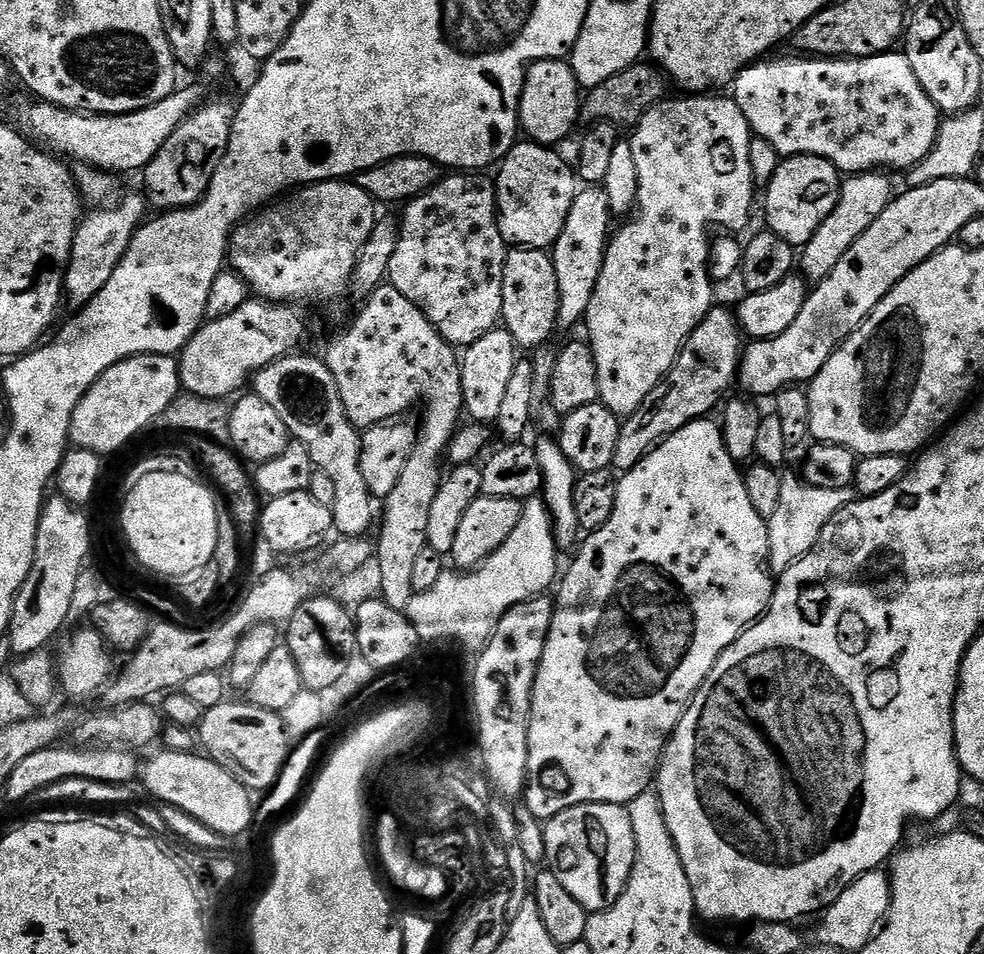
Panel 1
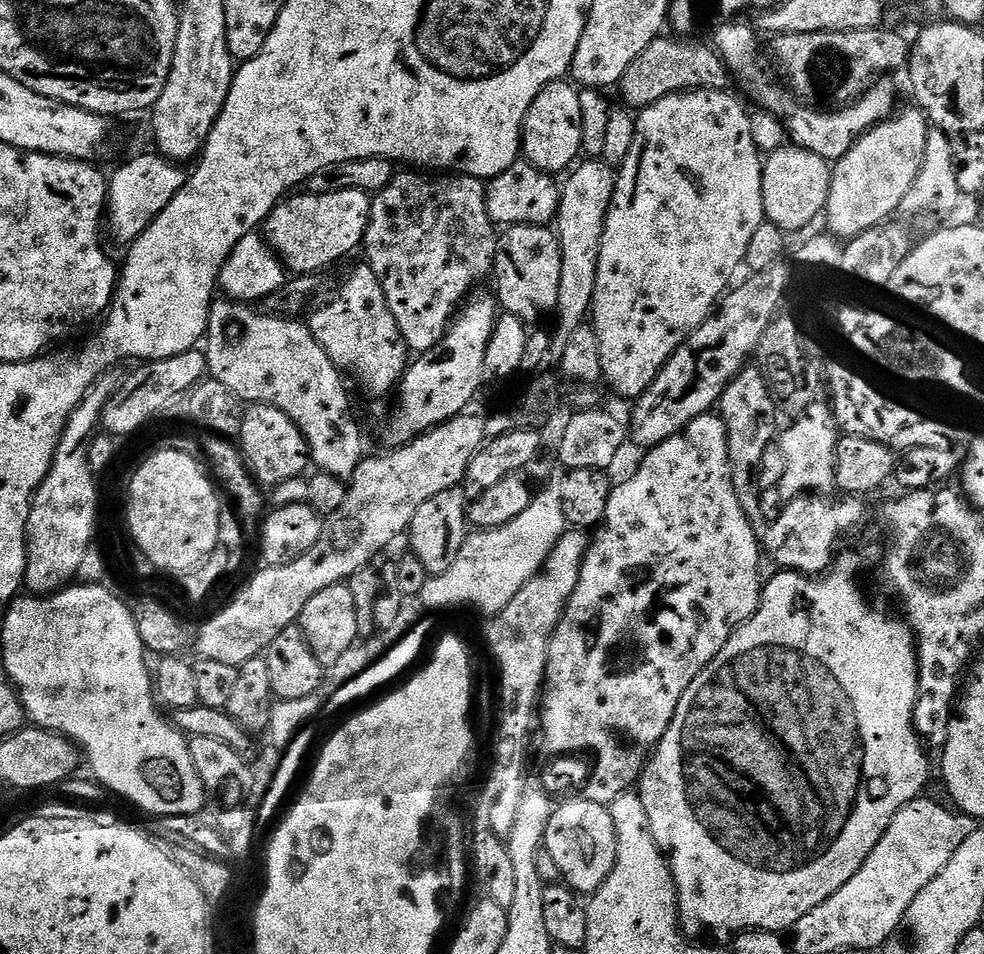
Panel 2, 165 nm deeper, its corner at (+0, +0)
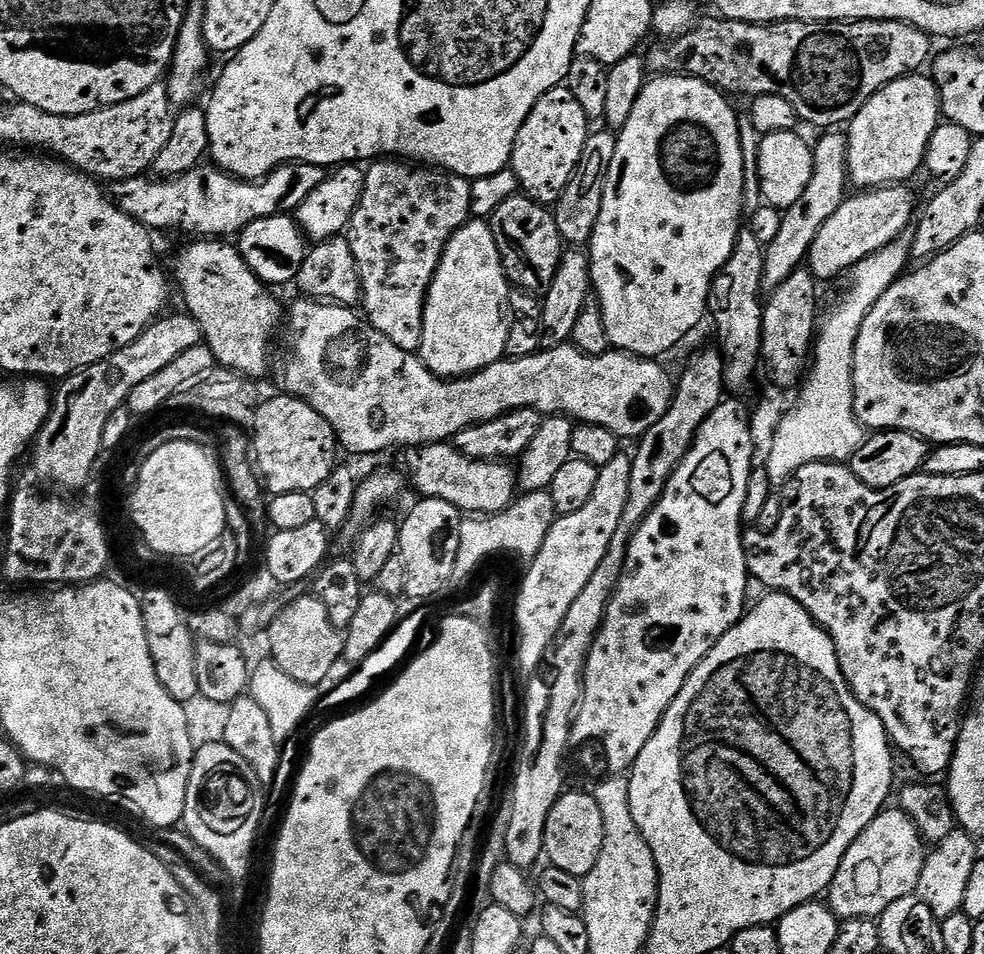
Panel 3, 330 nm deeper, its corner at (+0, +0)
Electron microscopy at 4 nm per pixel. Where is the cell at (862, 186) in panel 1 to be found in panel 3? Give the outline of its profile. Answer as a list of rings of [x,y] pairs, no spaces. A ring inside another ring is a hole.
[[[913,74],[890,82],[882,90],[875,92],[866,102],[866,106],[862,106],[862,110],[858,110],[856,117],[847,125],[849,181],[855,187],[857,184],[857,189],[860,190],[886,188],[908,182],[916,171],[924,168],[924,155],[930,142],[930,134],[934,134],[941,122],[940,95],[931,75]]]

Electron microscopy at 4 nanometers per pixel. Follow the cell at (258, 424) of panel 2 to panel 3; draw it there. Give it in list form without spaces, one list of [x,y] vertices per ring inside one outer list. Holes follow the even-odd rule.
[[[279,394],[273,400],[265,399],[254,418],[254,426],[250,430],[250,443],[254,453],[254,463],[262,477],[262,483],[272,496],[278,494],[294,494],[295,492],[315,492],[326,478],[337,468],[336,452],[338,441],[334,430],[326,422],[318,410],[314,410],[304,400],[296,396]]]

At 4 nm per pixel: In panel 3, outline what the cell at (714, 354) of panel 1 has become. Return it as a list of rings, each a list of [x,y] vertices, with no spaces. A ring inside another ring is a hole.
[[[828,130],[812,148],[812,173],[802,198],[794,202],[794,206],[783,209],[782,227],[778,230],[778,238],[766,246],[764,257],[764,292],[771,294],[781,286],[786,278],[807,261],[810,246],[814,246],[814,238],[818,238],[818,230],[826,226],[826,221],[842,206],[846,193],[850,188],[848,179],[848,138],[843,131]]]

